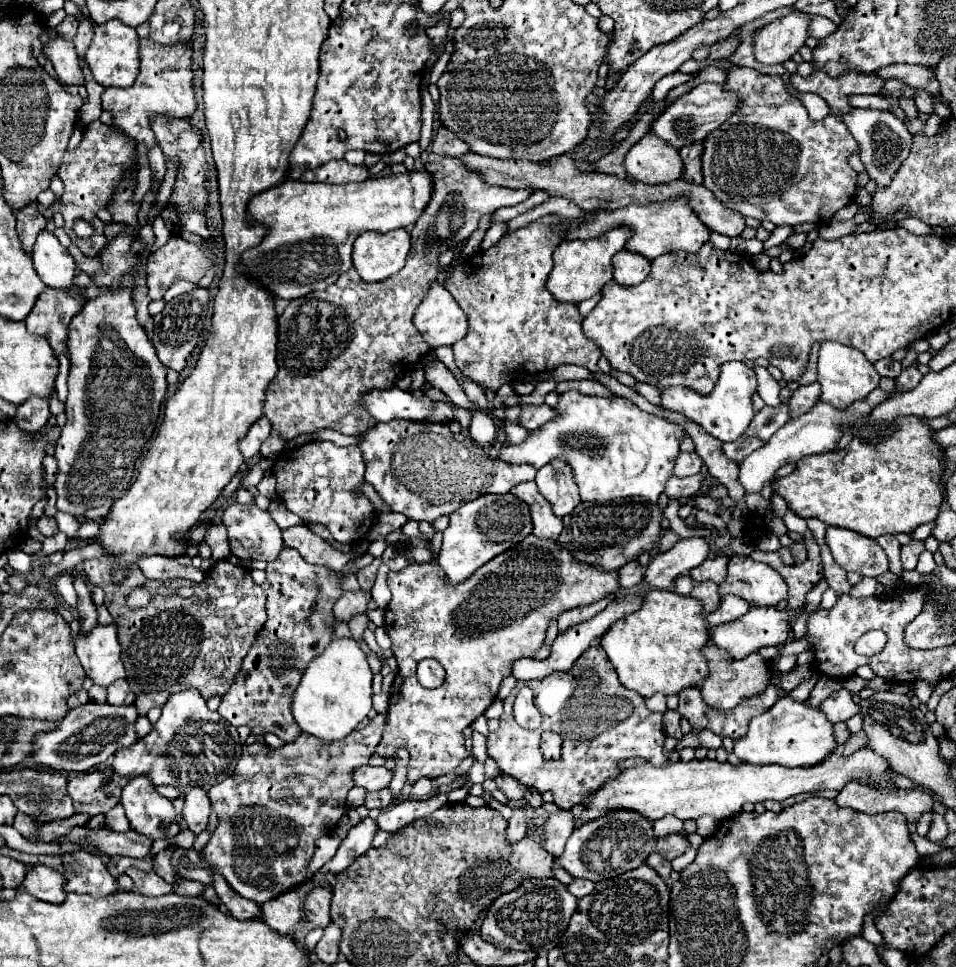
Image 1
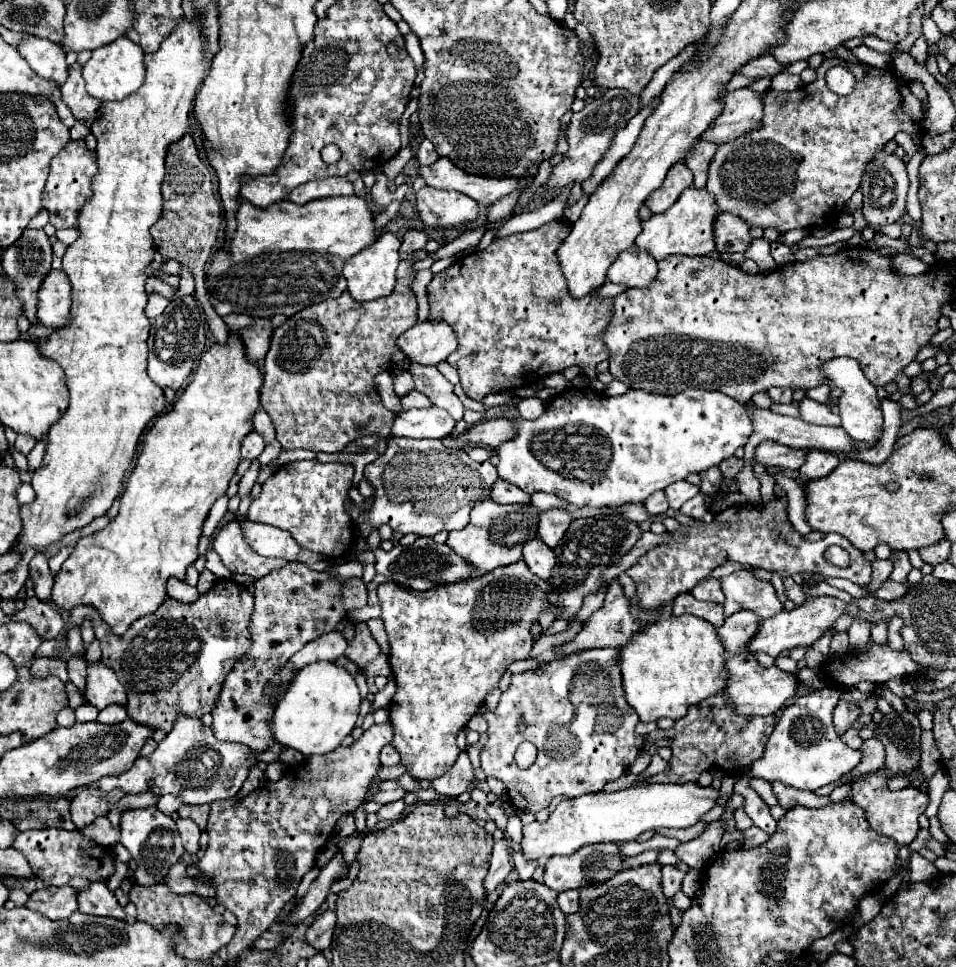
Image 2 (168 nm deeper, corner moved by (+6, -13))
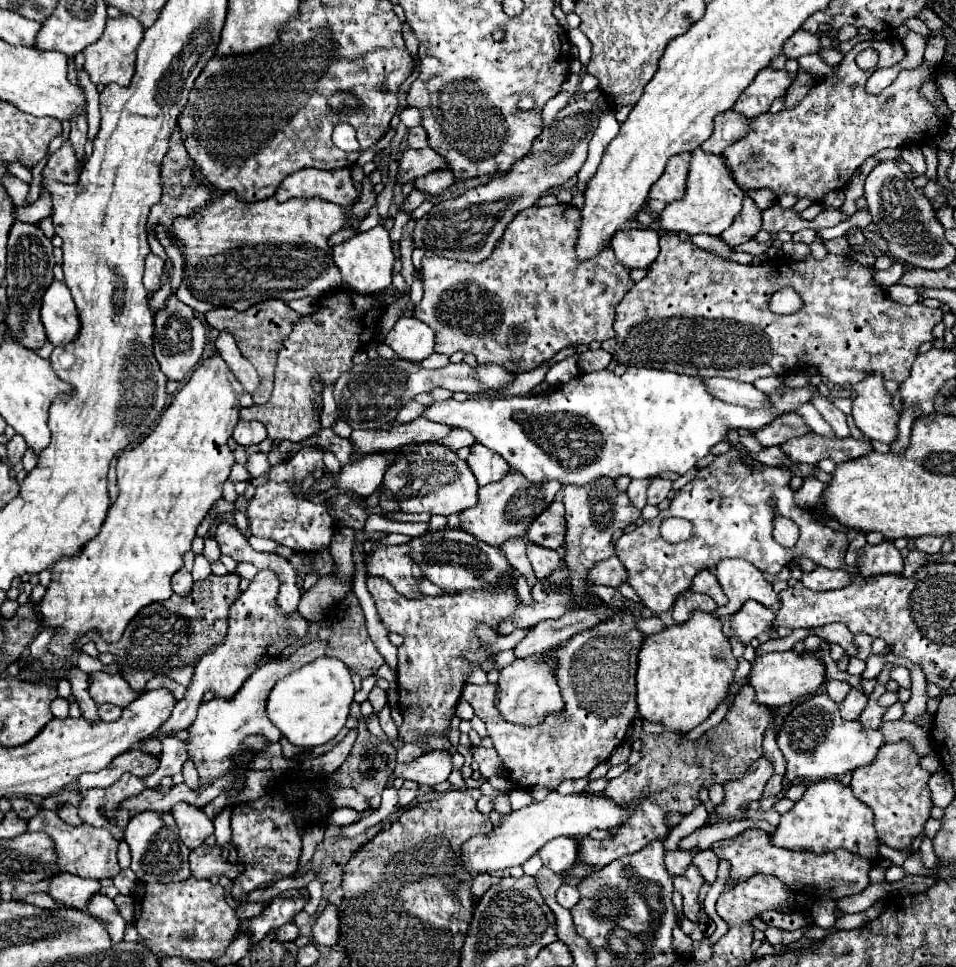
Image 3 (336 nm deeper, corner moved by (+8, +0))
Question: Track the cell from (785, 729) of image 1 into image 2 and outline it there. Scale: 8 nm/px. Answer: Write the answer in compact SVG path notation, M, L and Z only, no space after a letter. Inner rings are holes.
M824 687L820 691L812 691L804 697L798 697L782 711L782 717L778 719L772 737L768 737L764 757L756 759L744 775L762 777L766 781L782 781L784 785L796 789L814 791L852 771L860 763L862 753L846 747L834 731L832 711L838 701L840 693L832 687Z

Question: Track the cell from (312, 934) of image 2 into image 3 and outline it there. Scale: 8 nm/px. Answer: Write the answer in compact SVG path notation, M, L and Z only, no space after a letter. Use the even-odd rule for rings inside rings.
M326 906L326 910L318 916L314 928L312 928L312 938L316 944L324 946L336 946L340 936L340 922L338 922L338 910L336 906Z

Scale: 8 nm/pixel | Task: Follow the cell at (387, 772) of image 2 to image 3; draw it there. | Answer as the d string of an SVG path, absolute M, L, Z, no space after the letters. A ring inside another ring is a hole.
M404 744L398 750L398 762L412 762L412 760L416 760L422 754L424 752L422 752L422 748L418 748L418 744Z

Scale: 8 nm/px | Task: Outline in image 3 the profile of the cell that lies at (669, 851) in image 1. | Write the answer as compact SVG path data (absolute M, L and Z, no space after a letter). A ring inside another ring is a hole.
M760 758L748 768L748 772L744 774L742 780L726 784L724 786L724 792L726 792L724 804L718 806L718 822L724 822L724 820L730 822L730 820L744 818L746 814L740 812L740 806L744 802L760 800L764 786L772 774L774 774L772 764L766 758Z

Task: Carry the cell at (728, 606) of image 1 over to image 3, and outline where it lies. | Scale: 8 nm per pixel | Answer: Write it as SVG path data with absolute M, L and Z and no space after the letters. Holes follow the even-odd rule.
M748 600L732 618L730 626L734 628L736 636L742 640L742 644L750 644L760 634L768 634L770 638L778 638L774 628L774 612L772 608L766 608L754 600Z

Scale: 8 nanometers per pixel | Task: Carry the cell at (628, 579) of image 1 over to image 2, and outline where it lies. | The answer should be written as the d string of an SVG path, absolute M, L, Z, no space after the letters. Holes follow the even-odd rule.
M614 579L610 585L608 585L608 591L606 591L606 601L604 601L604 607L600 611L596 611L582 627L582 631L576 635L574 641L562 645L562 647L556 647L560 649L560 653L564 655L570 655L570 653L576 653L580 649L594 649L594 647L614 647L614 649L620 649L624 647L624 643L644 625L642 619L634 619L630 613L628 613L628 607L630 607L630 599L624 595L624 589L620 585L618 579Z

